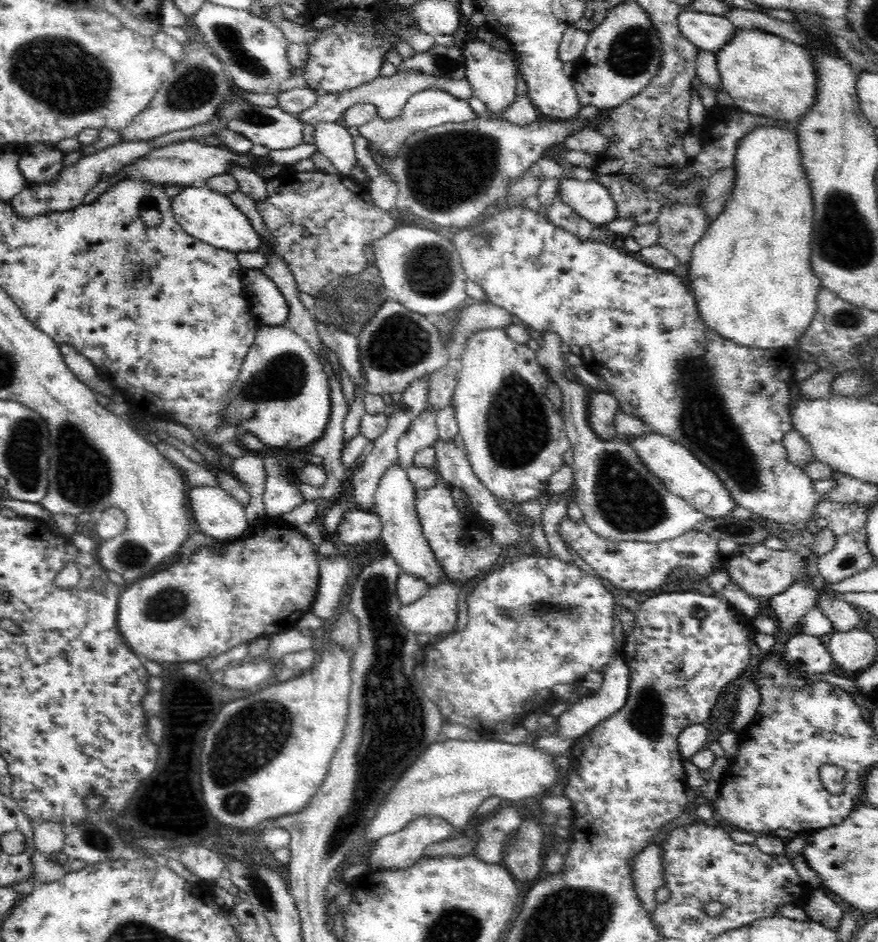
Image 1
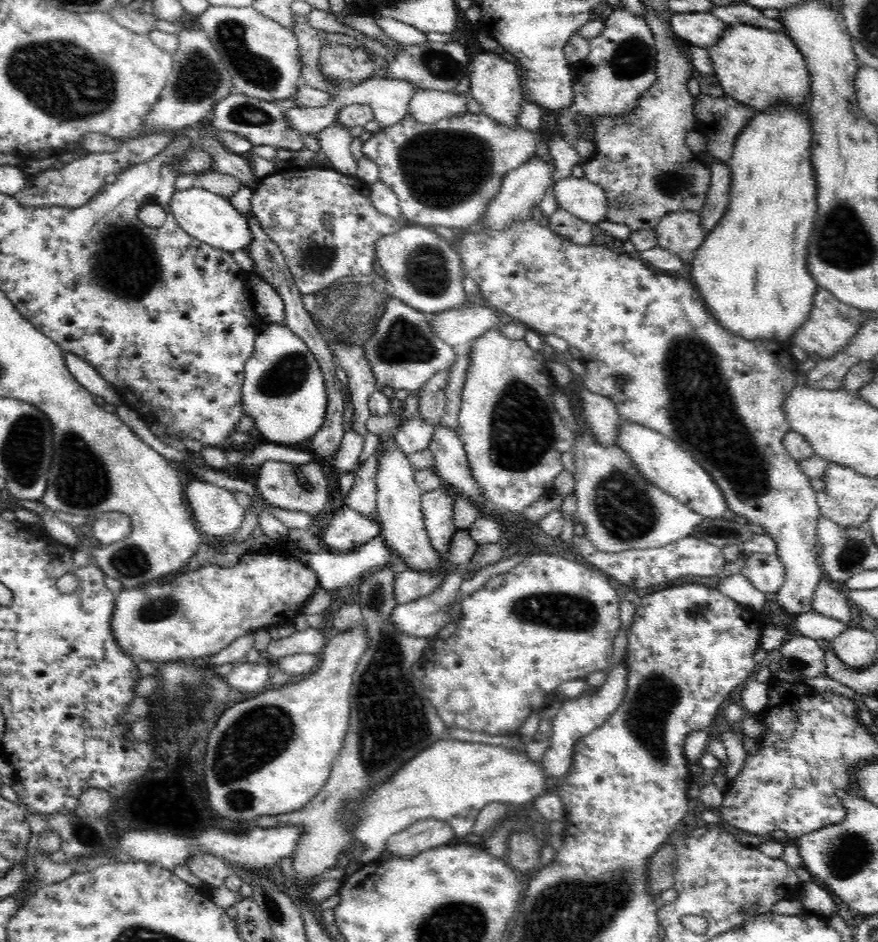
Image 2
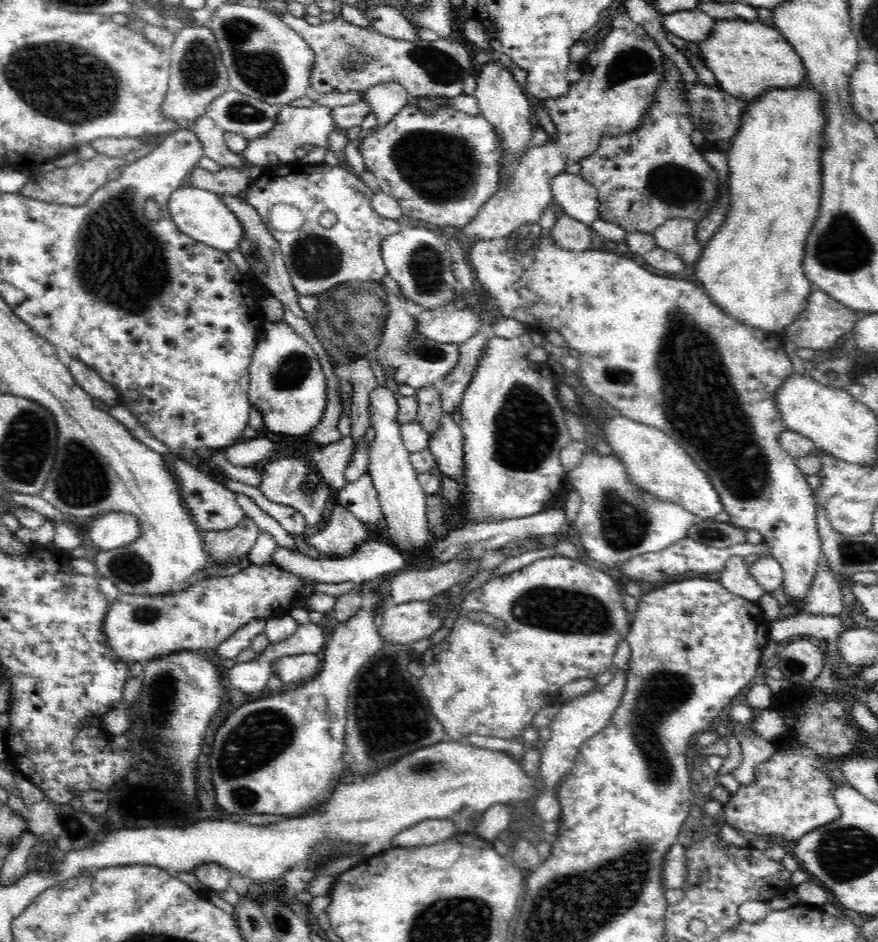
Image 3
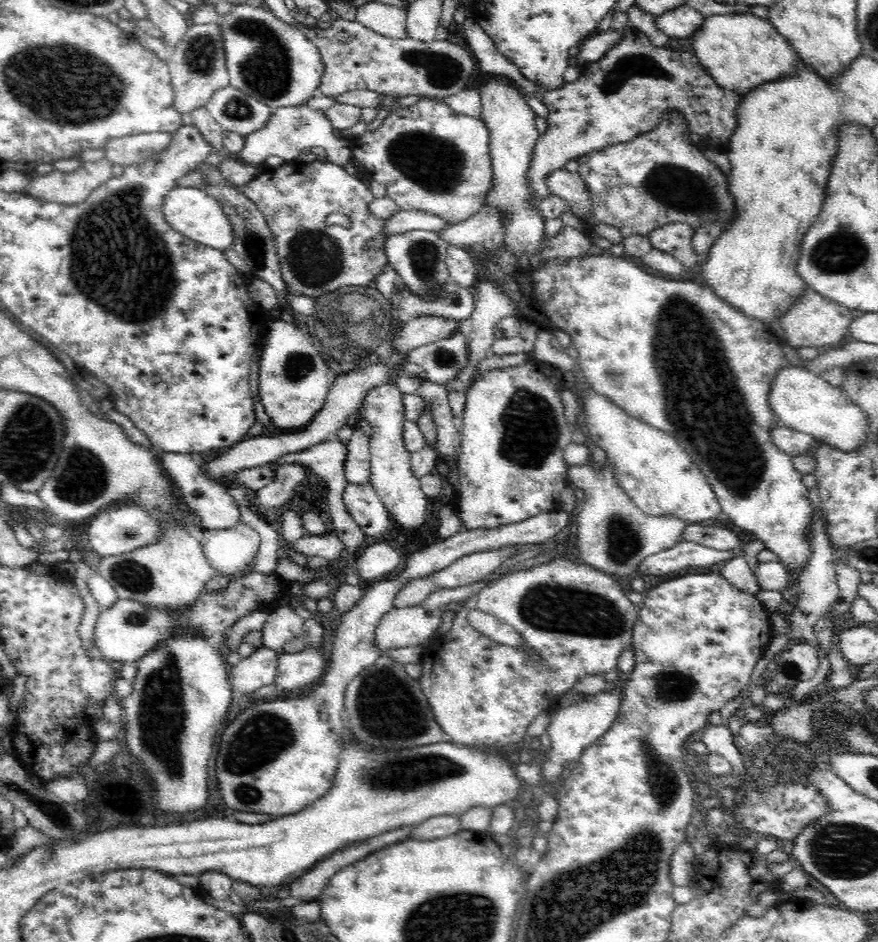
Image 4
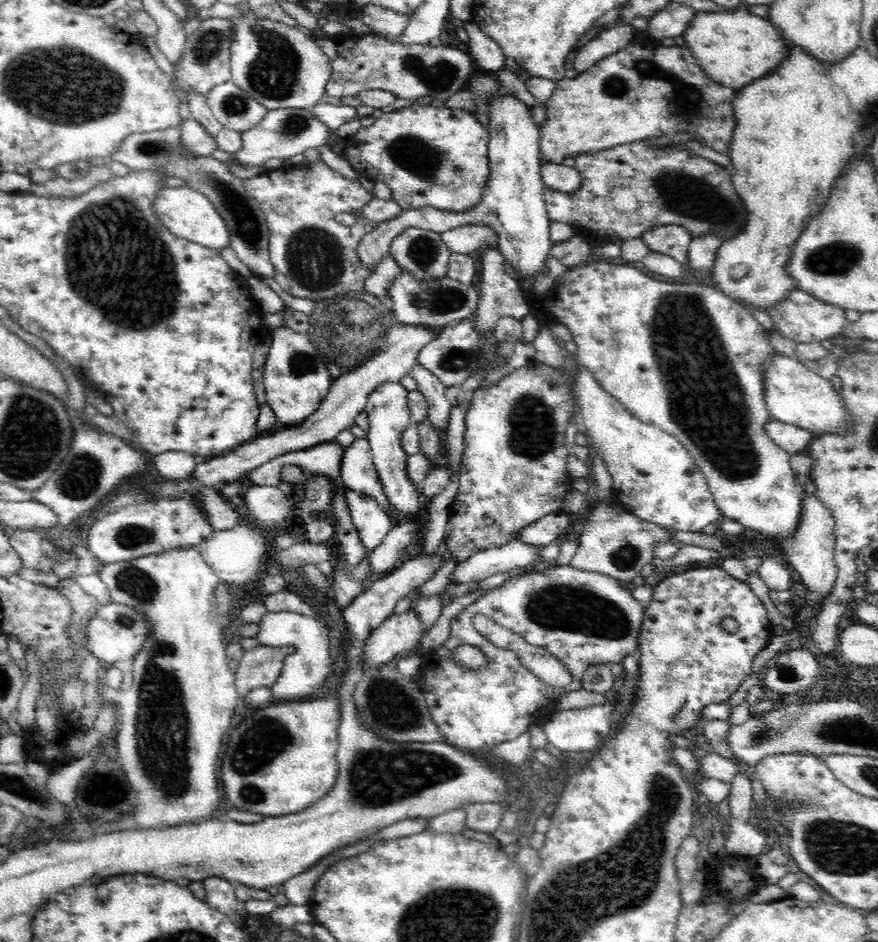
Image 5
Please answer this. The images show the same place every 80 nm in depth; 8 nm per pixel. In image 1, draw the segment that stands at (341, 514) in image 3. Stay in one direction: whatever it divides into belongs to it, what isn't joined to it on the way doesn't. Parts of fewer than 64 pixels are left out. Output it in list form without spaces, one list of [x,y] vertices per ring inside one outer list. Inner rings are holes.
[[[343,508],[342,518],[336,524],[335,536],[337,542],[346,546],[354,546],[360,542],[378,540],[383,527],[379,514],[373,509],[360,510]]]

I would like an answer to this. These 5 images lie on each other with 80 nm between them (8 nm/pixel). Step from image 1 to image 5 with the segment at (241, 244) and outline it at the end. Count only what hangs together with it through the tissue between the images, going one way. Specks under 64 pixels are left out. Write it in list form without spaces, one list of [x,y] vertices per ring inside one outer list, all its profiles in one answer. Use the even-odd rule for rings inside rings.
[[[164,187],[153,202],[154,213],[172,234],[185,238],[190,242],[197,242],[206,248],[220,251],[230,246],[230,233],[224,220],[206,196],[197,190],[186,187]]]

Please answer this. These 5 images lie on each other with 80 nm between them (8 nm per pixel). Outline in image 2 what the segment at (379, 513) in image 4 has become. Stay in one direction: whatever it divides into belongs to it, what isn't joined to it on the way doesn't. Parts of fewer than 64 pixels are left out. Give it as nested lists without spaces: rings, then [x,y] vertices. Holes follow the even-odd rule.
[[[376,452],[359,466],[358,474],[348,496],[344,498],[344,506],[356,510],[366,518],[376,517],[377,485],[376,473],[378,465],[378,454],[388,454]]]

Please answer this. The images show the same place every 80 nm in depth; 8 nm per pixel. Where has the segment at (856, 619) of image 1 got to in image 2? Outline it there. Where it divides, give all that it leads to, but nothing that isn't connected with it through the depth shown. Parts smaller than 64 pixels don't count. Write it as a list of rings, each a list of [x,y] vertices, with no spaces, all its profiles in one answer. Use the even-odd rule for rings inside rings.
[[[826,574],[820,579],[816,587],[812,608],[829,620],[841,622],[843,626],[847,626],[847,622],[850,621],[848,598],[844,598],[842,593],[832,586],[832,581],[828,579]]]

